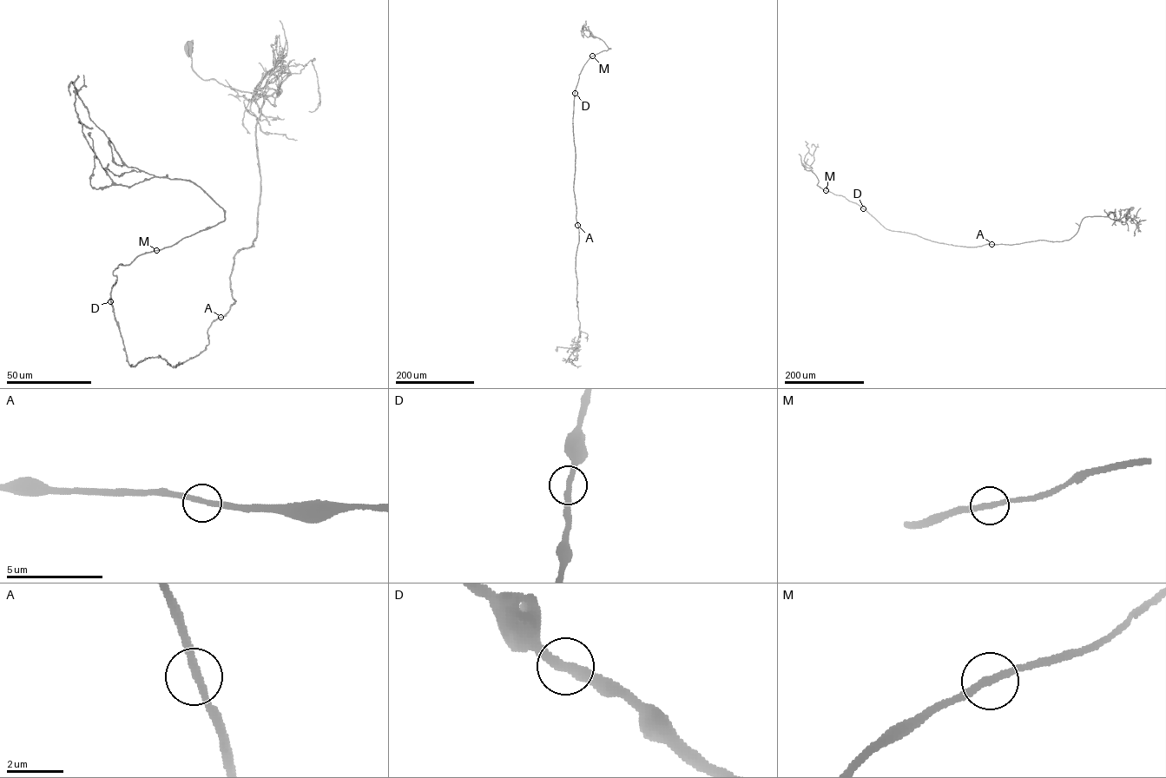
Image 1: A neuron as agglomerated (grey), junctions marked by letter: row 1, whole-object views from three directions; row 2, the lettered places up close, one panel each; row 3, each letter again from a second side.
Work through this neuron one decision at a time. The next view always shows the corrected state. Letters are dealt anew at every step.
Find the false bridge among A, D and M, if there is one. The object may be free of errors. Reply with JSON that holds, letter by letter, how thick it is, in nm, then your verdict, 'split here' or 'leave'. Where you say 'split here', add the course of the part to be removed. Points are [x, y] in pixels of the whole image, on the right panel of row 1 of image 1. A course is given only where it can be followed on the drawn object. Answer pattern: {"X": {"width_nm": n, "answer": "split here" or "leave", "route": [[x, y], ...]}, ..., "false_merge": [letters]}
{"A": {"width_nm": 260, "answer": "leave"}, "D": {"width_nm": 280, "answer": "leave"}, "M": {"width_nm": 280, "answer": "leave"}, "false_merge": []}

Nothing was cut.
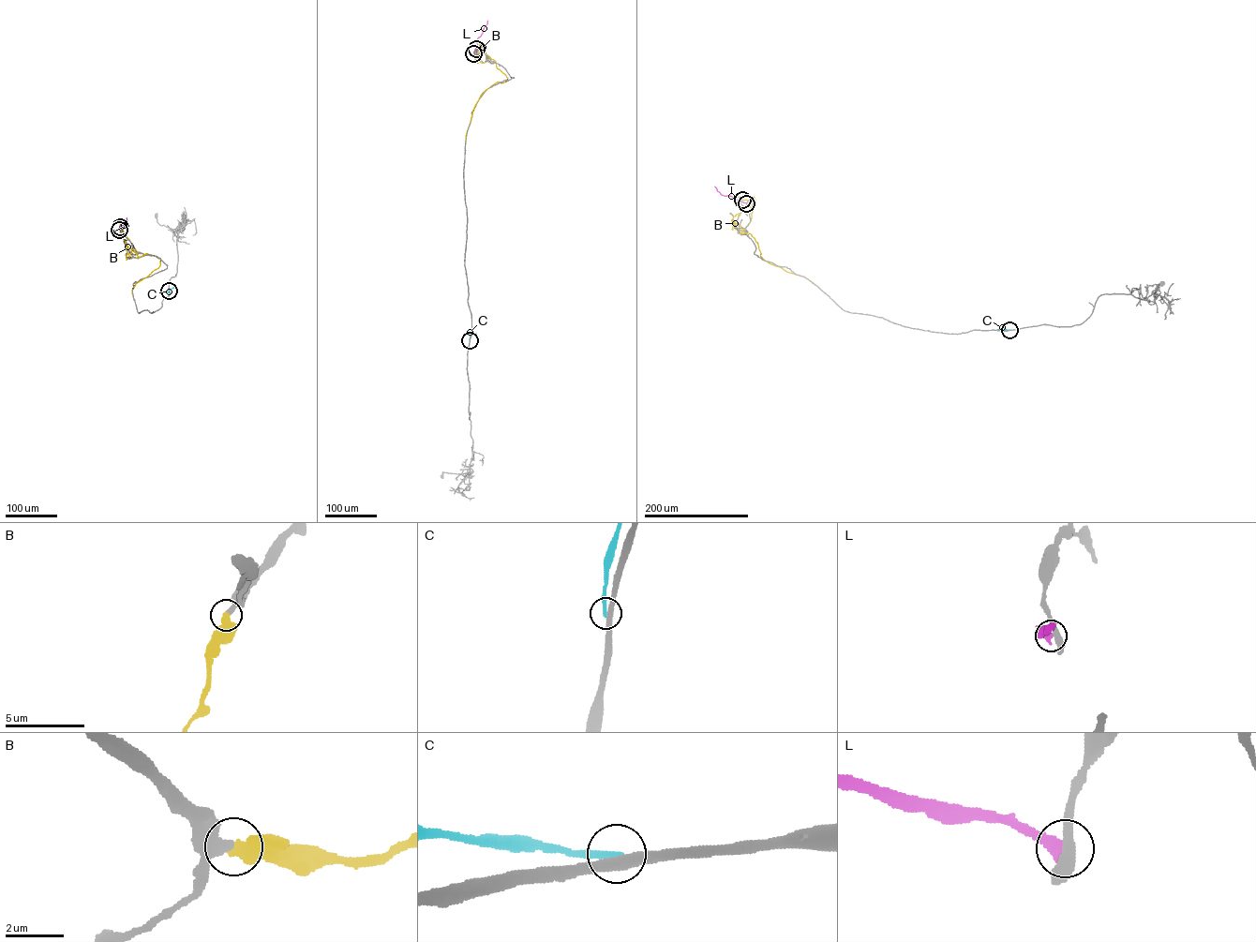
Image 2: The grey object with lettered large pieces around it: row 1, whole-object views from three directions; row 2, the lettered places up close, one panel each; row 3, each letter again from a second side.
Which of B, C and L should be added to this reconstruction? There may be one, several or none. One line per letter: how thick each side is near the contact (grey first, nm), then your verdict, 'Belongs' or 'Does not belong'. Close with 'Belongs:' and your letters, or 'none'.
B: Thickness 340 nm (grey) against 550 nm. Does not belong
C: Thickness 360 nm (grey) against 240 nm. Does not belong
L: Thickness 380 nm (grey) against 340 nm. Does not belong
Belongs: none

